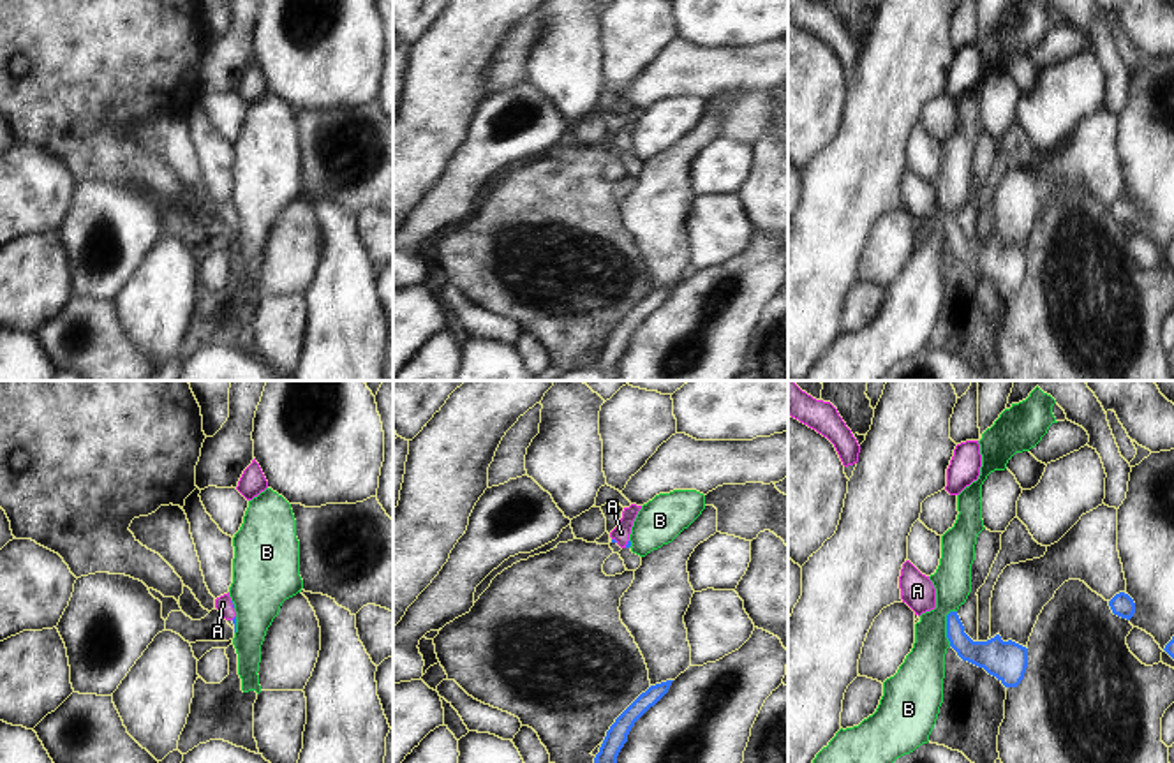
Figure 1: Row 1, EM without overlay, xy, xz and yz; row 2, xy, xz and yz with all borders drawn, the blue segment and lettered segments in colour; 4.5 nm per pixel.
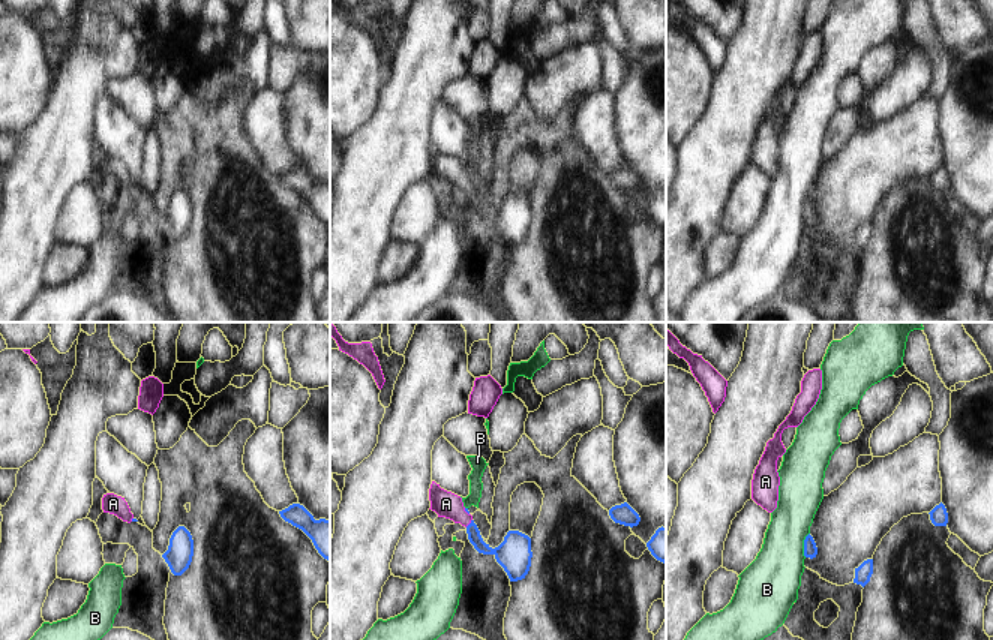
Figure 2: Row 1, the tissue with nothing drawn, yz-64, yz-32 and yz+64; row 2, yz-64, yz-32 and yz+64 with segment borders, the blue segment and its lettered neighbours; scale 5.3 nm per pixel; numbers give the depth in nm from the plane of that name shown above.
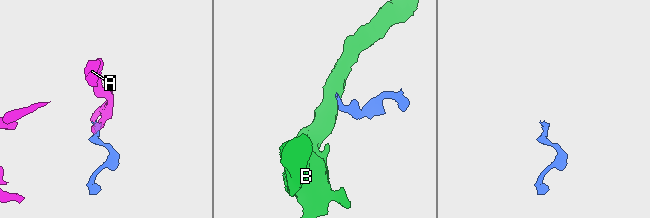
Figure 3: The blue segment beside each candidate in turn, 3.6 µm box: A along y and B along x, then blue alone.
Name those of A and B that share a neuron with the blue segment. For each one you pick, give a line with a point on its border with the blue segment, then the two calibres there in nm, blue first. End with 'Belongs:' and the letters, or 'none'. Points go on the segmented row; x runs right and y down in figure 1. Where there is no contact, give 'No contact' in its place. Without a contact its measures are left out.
A: Touches blue at xz (628, 543). Thickness 20 nm (blue) against 80 nm
Belongs: A

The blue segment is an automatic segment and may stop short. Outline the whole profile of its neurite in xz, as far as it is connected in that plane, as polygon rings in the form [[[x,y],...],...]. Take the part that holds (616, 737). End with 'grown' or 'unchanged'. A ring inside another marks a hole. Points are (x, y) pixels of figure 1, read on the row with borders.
[[[666,680],[650,685],[615,719],[615,722],[606,731],[594,763],[617,763],[617,756],[628,742],[628,735],[635,722],[668,693],[672,682],[673,680]]]; unchanged

